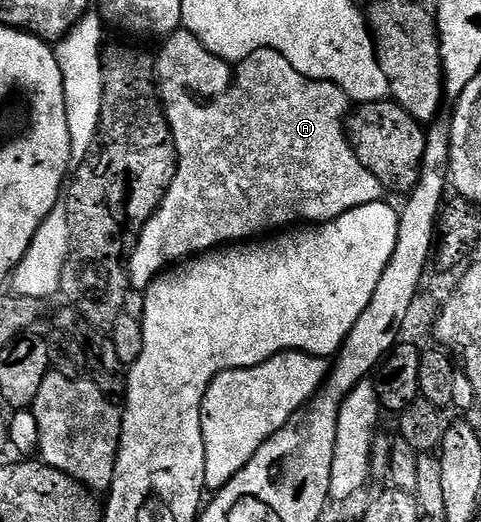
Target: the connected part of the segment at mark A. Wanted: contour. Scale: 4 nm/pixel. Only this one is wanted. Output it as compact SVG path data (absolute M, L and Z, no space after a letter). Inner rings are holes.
M179 28L174 34L168 35L164 42L165 47L162 48L161 55L156 55L155 58L157 89L161 96L161 107L165 109L165 119L169 122L173 133L173 143L177 149L177 175L160 206L148 215L149 223L142 228L141 239L138 240L137 247L134 250L132 247L128 255L129 284L134 291L148 290L150 284L159 276L164 275L165 271L174 264L180 264L206 252L212 252L226 244L241 244L246 240L268 235L270 232L281 232L286 228L296 227L298 224L330 222L355 208L382 201L386 197L387 192L381 187L379 180L375 180L375 176L371 176L371 172L367 172L367 168L359 164L359 156L355 156L347 133L347 119L351 113L351 103L349 97L338 86L323 80L311 80L295 72L295 68L291 68L291 64L287 64L287 60L274 50L260 50L247 56L242 62L234 64L224 62L222 58L217 58L211 52L207 52L207 48L203 48L203 44L199 44L197 37L187 28Z

